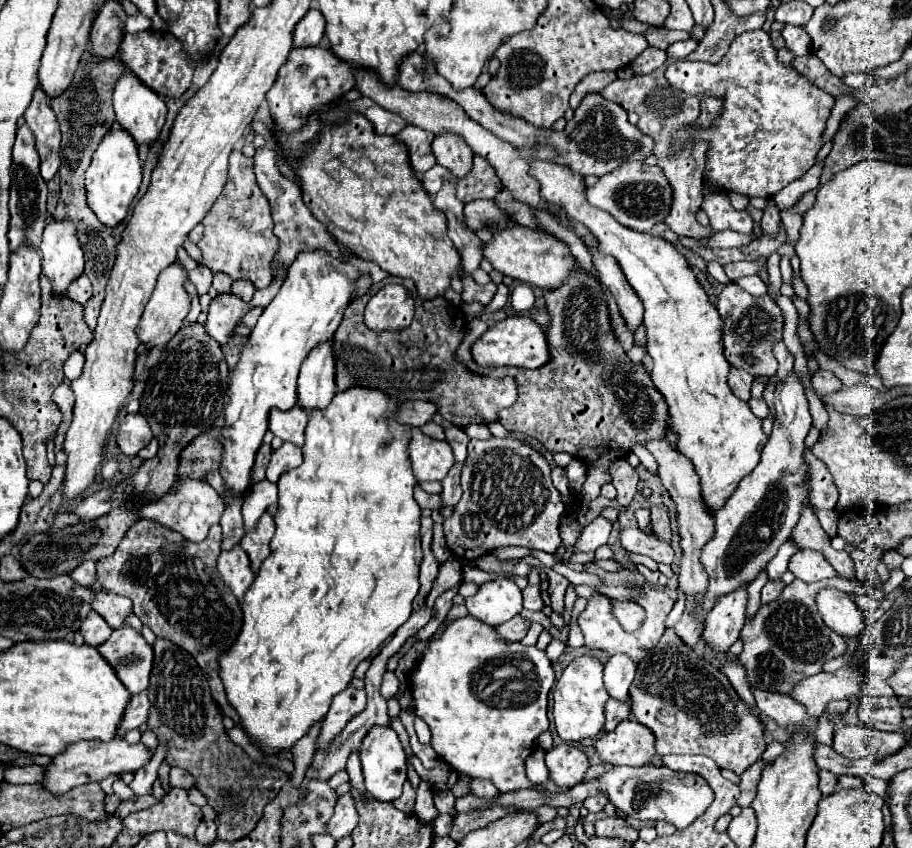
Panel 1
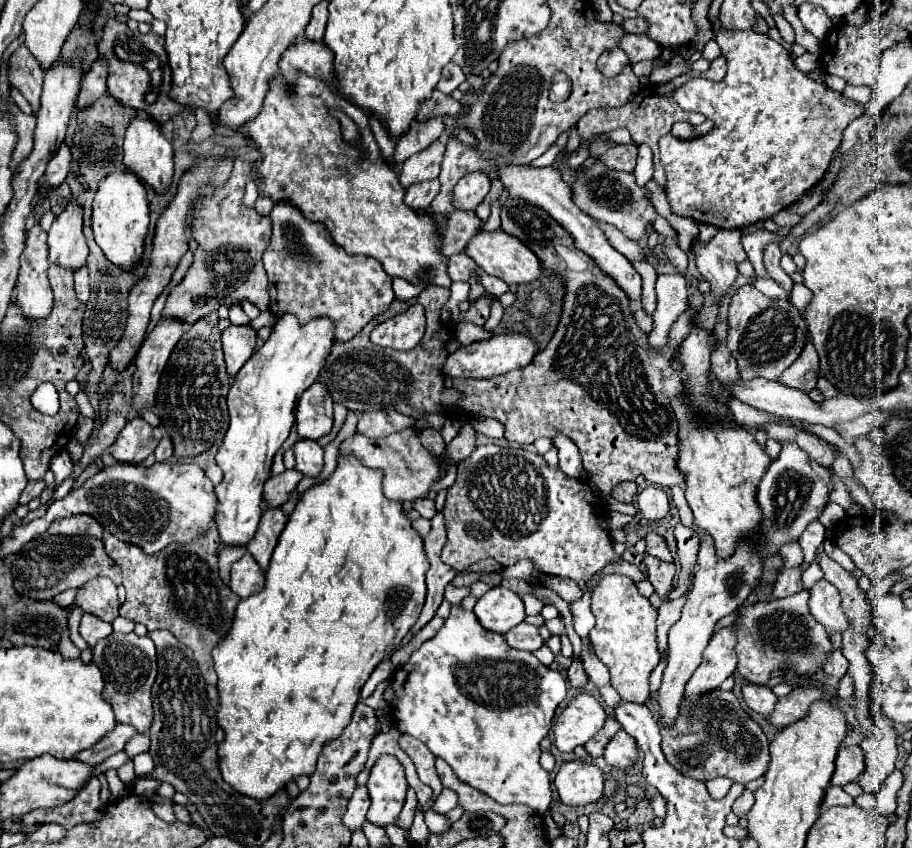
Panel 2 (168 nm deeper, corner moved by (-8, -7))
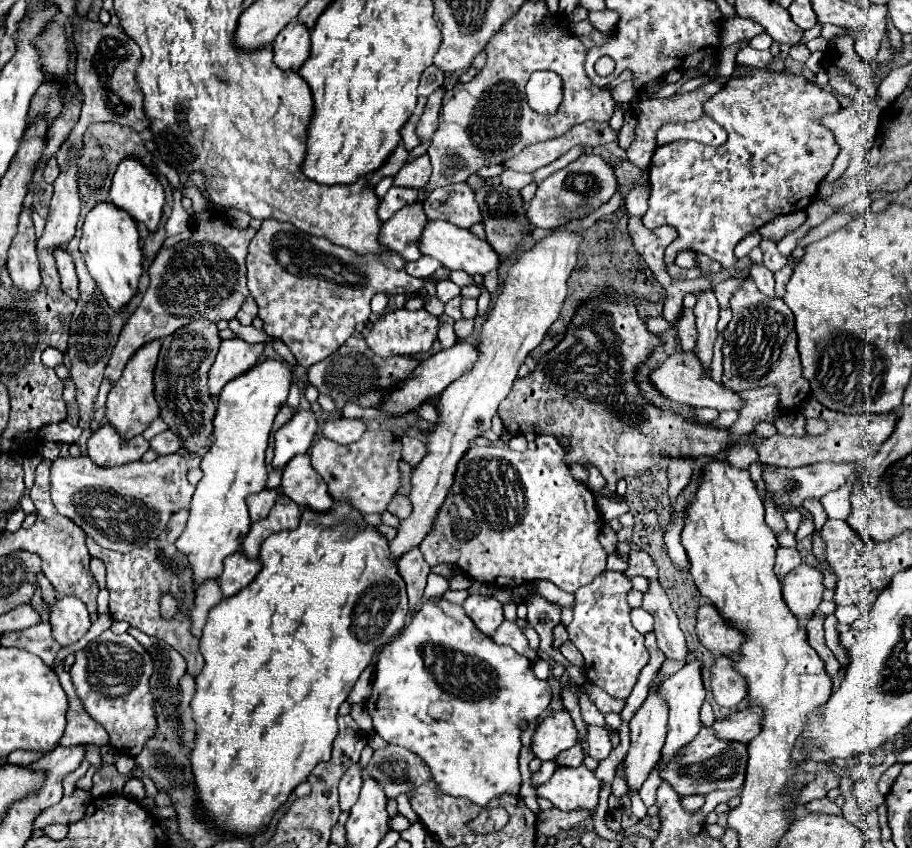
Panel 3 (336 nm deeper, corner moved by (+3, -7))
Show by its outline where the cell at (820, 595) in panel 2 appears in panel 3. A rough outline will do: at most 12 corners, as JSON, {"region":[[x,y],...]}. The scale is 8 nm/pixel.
{"region":[[799,565],[781,579],[795,617],[809,619],[825,591],[821,571]]}

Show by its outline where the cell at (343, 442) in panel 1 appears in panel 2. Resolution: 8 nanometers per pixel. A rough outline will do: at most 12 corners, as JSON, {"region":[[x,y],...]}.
{"region":[[354,455],[212,651],[222,777],[312,775],[430,563]]}

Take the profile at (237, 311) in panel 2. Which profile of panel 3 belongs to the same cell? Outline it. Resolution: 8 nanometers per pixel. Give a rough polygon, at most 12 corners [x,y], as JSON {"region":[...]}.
{"region":[[237,319],[229,321],[235,331],[247,343],[271,343],[265,331],[245,327]]}

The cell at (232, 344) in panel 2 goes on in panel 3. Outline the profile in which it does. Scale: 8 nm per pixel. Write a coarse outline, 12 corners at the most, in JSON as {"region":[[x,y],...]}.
{"region":[[243,339],[221,343],[209,371],[209,393],[247,373],[263,355],[263,345]]}

